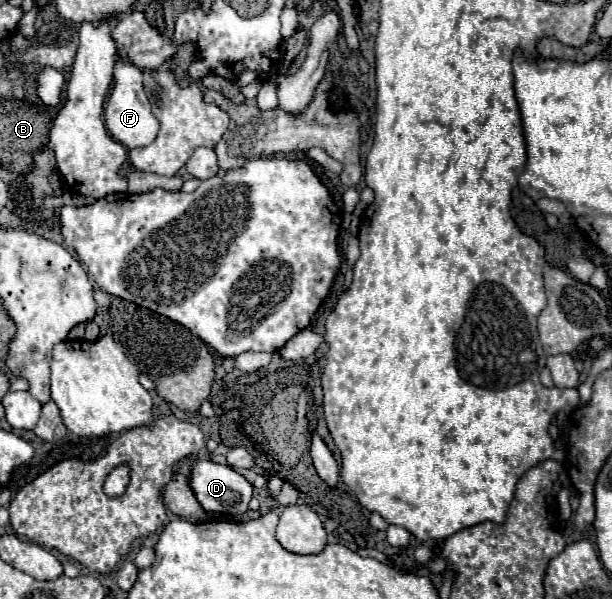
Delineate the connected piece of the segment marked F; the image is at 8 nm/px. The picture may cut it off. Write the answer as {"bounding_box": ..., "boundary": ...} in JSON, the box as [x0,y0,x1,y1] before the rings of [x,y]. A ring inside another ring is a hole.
{"bounding_box":[105,59,159,149],"boundary":[[[117,59],[115,63],[115,87],[109,95],[109,101],[105,105],[105,125],[107,131],[111,133],[113,139],[117,139],[119,143],[123,143],[127,149],[133,147],[145,147],[149,143],[153,143],[153,139],[157,137],[159,131],[159,121],[157,117],[151,113],[151,103],[147,99],[147,93],[143,89],[143,79],[141,79],[141,69],[137,69],[135,65],[131,65],[125,59]]]}

